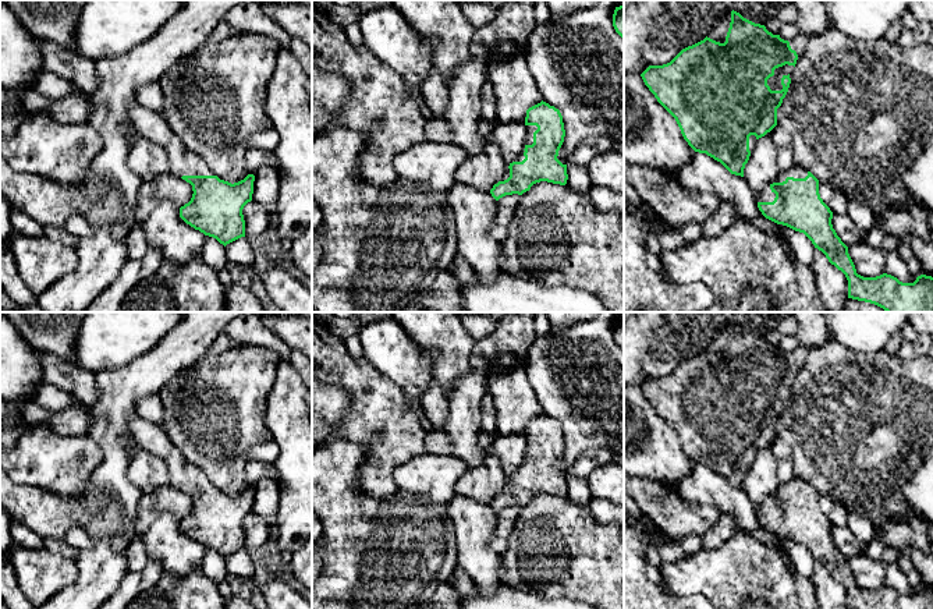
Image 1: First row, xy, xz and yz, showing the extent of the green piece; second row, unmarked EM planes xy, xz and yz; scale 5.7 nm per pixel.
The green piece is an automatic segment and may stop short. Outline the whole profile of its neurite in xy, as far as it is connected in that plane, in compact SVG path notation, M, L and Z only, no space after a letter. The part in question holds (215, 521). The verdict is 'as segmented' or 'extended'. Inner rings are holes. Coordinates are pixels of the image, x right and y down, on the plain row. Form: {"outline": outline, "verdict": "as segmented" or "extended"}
{"outline": "M134 415L130 419L130 428L134 433L134 440L141 449L160 457L166 463L170 485L192 498L192 510L180 520L180 530L195 542L216 550L224 559L245 549L242 521L252 513L255 488L248 486L244 492L234 496L220 492L198 467L184 458L178 447L171 443L166 432L156 424Z", "verdict": "extended"}

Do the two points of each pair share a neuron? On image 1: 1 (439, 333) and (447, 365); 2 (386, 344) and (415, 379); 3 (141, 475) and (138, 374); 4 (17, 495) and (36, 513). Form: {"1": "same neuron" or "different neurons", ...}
{"1": "same neuron", "2": "same neuron", "3": "different neurons", "4": "same neuron"}

